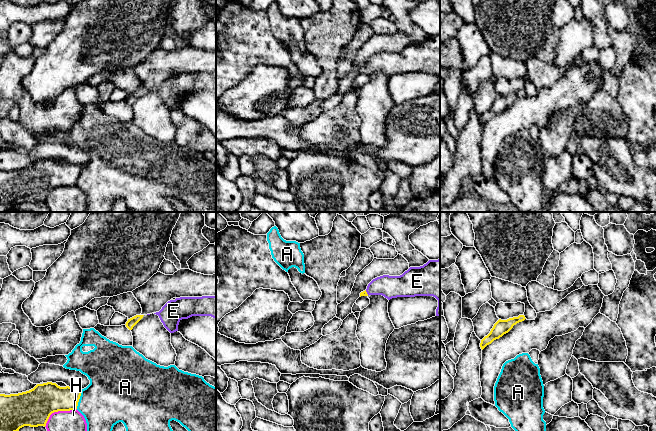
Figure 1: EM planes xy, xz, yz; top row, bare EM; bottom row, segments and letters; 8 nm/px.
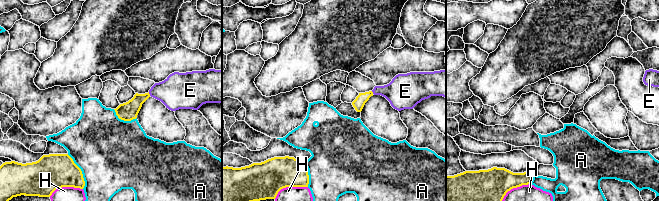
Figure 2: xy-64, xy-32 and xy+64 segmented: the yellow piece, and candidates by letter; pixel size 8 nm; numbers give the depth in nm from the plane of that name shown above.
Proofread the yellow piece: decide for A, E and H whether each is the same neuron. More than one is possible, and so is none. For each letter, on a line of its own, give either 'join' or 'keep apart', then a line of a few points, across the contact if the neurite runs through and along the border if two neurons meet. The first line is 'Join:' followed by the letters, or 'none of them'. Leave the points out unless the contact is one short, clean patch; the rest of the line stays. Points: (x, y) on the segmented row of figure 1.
Join: E
A: keep apart
E: join; line xz (364, 293), (366, 292), (375, 287), (390, 287)
H: keep apart

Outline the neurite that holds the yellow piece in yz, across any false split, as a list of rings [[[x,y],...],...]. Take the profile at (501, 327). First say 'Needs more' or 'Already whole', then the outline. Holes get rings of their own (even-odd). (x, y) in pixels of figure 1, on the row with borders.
Already whole. [[[524,315],[518,317],[509,318],[507,320],[499,319],[491,329],[490,333],[485,336],[480,343],[480,347],[483,350],[487,345],[491,344],[494,340],[499,339],[504,334],[508,333],[514,325],[524,321],[526,318]]]

